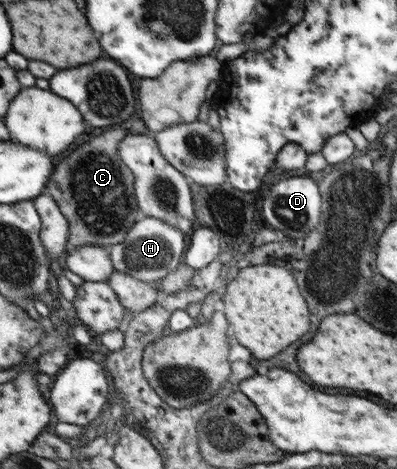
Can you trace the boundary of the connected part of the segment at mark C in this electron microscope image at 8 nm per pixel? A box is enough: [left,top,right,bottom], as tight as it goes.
[45,130,145,248]

